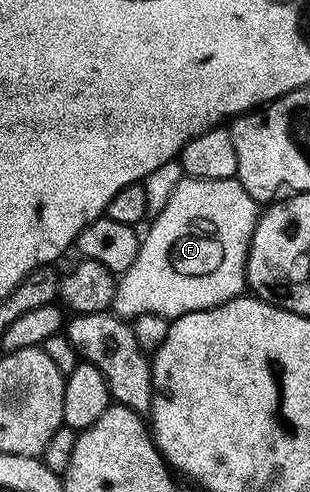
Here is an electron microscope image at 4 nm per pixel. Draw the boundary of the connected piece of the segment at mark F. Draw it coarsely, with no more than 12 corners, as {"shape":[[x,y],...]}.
{"shape":[[182,177],[117,280],[133,321],[246,290],[259,204]]}

